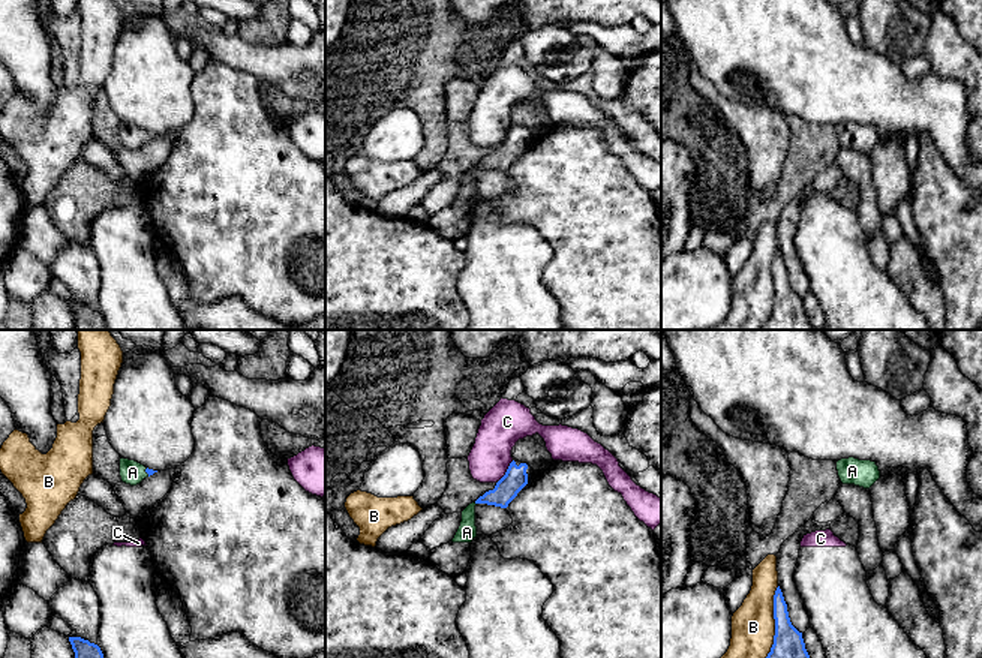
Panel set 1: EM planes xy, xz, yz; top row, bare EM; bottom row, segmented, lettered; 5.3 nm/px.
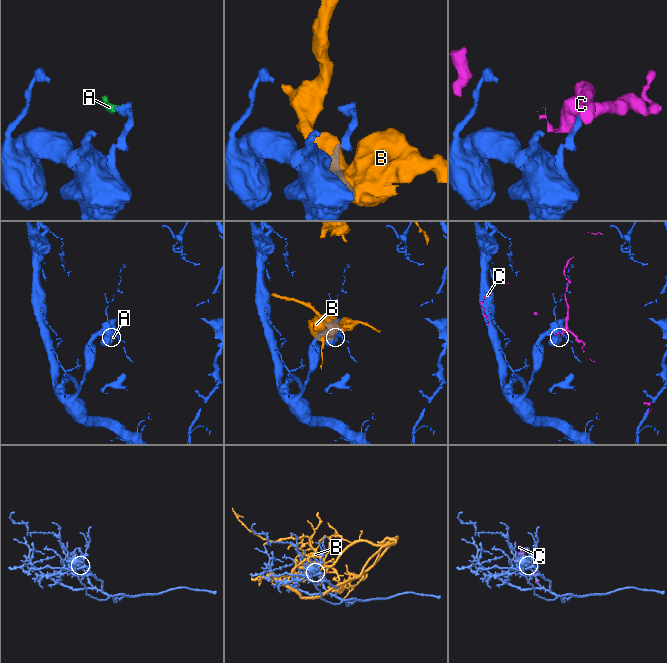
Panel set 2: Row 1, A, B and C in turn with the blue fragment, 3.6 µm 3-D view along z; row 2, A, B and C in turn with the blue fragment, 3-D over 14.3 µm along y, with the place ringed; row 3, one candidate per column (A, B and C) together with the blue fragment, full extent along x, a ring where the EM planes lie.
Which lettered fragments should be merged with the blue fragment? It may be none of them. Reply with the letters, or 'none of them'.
A

